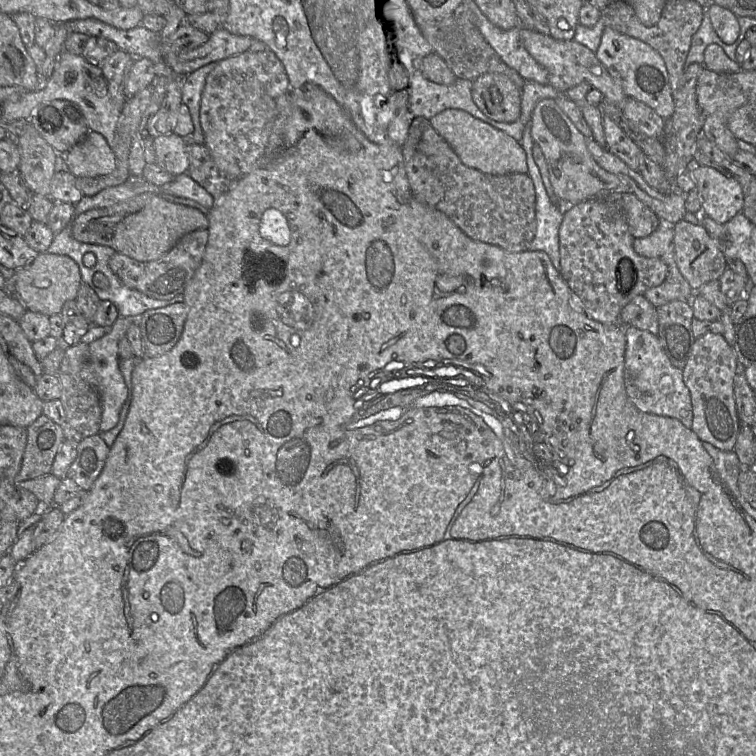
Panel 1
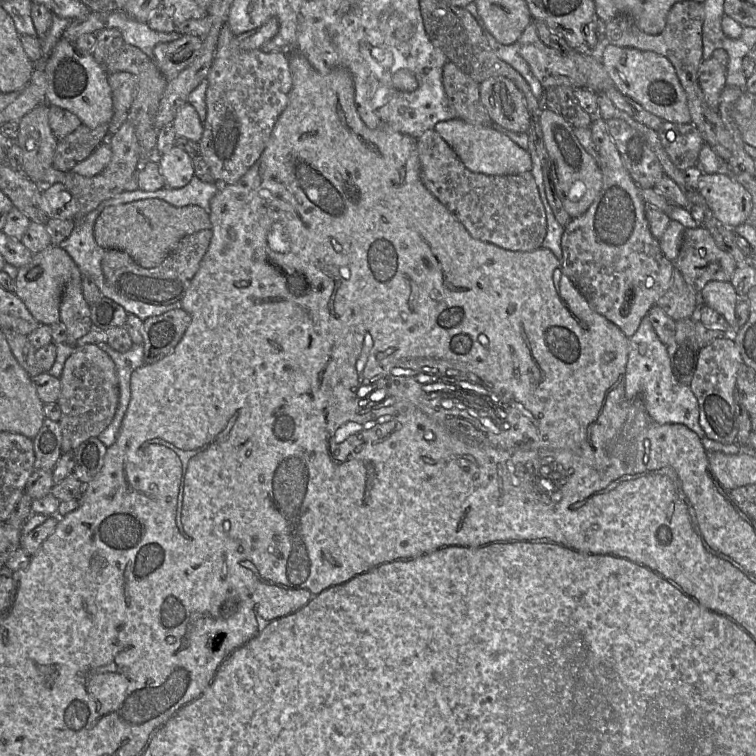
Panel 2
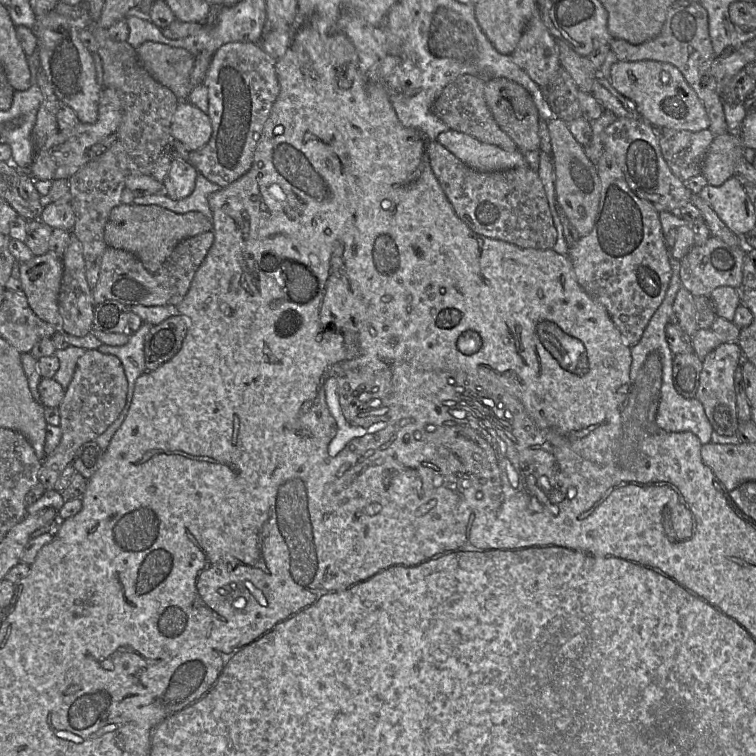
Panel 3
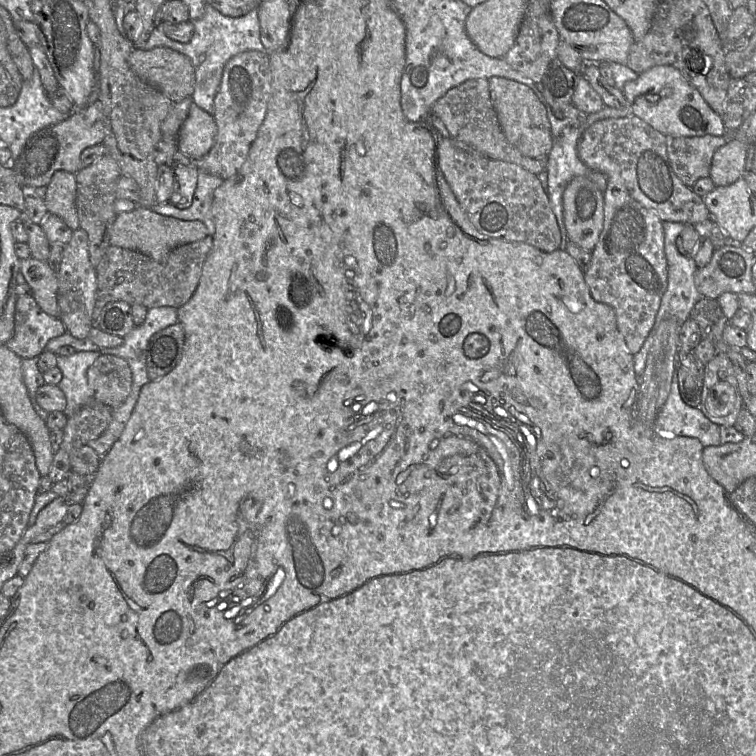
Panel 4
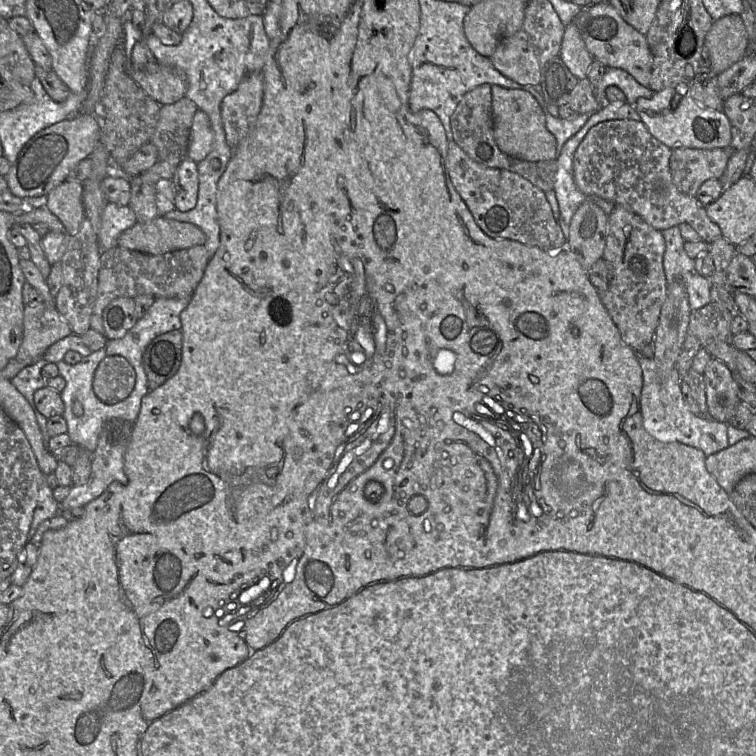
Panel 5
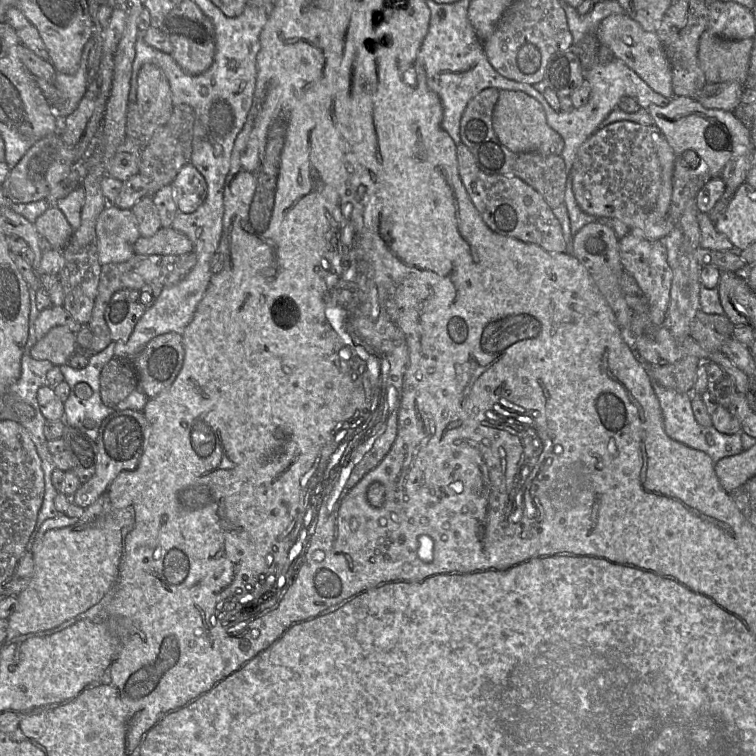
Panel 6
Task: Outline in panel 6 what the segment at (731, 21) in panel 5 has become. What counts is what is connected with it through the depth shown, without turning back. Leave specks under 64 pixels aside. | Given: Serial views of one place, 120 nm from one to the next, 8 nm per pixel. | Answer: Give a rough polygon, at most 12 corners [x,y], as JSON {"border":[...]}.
{"border":[[708,28],[698,60],[708,83],[745,84],[754,39]]}

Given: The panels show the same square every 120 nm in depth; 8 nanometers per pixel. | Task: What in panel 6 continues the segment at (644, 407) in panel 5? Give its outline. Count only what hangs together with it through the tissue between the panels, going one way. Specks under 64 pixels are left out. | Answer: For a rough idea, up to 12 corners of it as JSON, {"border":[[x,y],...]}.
{"border":[[654,380],[664,430],[714,464],[743,451],[742,432],[697,423],[691,394]]}

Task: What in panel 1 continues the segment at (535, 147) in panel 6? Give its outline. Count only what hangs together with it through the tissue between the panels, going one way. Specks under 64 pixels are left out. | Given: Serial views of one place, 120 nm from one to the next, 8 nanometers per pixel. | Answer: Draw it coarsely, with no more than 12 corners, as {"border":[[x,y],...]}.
{"border":[[486,73],[473,100],[489,118],[515,122],[521,89],[507,76]]}

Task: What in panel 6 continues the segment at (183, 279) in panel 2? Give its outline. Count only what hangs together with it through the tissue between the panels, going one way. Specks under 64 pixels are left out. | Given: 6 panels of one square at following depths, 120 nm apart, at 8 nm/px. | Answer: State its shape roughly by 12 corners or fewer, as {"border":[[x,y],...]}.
{"border":[[195,252],[134,254],[102,265],[88,327],[96,354],[112,342],[104,313],[123,289],[170,287],[195,266]]}

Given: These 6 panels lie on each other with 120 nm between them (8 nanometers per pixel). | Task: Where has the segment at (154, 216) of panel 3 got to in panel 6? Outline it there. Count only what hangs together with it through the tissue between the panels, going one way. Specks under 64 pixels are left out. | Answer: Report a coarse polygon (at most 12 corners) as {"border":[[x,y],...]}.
{"border":[[173,227],[140,236],[140,255],[182,255],[193,243]]}

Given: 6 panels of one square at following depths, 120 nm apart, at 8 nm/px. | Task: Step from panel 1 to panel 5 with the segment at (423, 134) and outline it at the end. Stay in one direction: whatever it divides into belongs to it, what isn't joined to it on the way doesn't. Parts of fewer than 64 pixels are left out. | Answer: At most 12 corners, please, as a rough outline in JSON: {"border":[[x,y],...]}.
{"border":[[449,141],[446,167],[489,237],[566,248],[543,190]]}

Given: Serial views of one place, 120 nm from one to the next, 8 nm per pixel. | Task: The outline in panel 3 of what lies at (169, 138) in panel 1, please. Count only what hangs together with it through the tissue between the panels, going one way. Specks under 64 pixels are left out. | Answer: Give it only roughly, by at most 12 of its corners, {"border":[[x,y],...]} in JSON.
{"border":[[173,159],[162,185],[173,200],[188,197],[198,171]]}

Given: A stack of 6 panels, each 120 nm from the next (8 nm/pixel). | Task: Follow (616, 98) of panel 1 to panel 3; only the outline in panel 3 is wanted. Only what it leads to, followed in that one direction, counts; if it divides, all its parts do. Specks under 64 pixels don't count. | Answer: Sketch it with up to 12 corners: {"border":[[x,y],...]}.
{"border":[[534,11],[511,56],[541,87],[561,67],[556,39]]}

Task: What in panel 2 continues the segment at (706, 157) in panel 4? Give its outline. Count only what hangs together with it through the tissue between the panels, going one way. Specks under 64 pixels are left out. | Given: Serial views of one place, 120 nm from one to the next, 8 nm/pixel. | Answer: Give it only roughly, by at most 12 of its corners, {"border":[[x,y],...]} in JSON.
{"border":[[662,121],[657,134],[679,170],[697,166],[705,140],[693,124]]}

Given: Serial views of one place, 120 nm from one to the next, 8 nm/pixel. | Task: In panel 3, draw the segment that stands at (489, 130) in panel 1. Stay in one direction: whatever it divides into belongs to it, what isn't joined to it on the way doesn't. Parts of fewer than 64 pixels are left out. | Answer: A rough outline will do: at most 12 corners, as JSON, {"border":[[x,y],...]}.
{"border":[[453,129],[437,140],[479,171],[529,166],[524,152],[506,151]]}

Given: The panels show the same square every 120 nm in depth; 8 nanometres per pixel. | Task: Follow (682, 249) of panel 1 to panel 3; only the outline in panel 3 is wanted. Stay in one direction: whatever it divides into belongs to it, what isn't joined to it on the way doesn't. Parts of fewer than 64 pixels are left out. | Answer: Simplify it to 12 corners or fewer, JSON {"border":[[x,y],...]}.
{"border":[[715,236],[680,260],[682,287],[742,287],[746,247]]}

